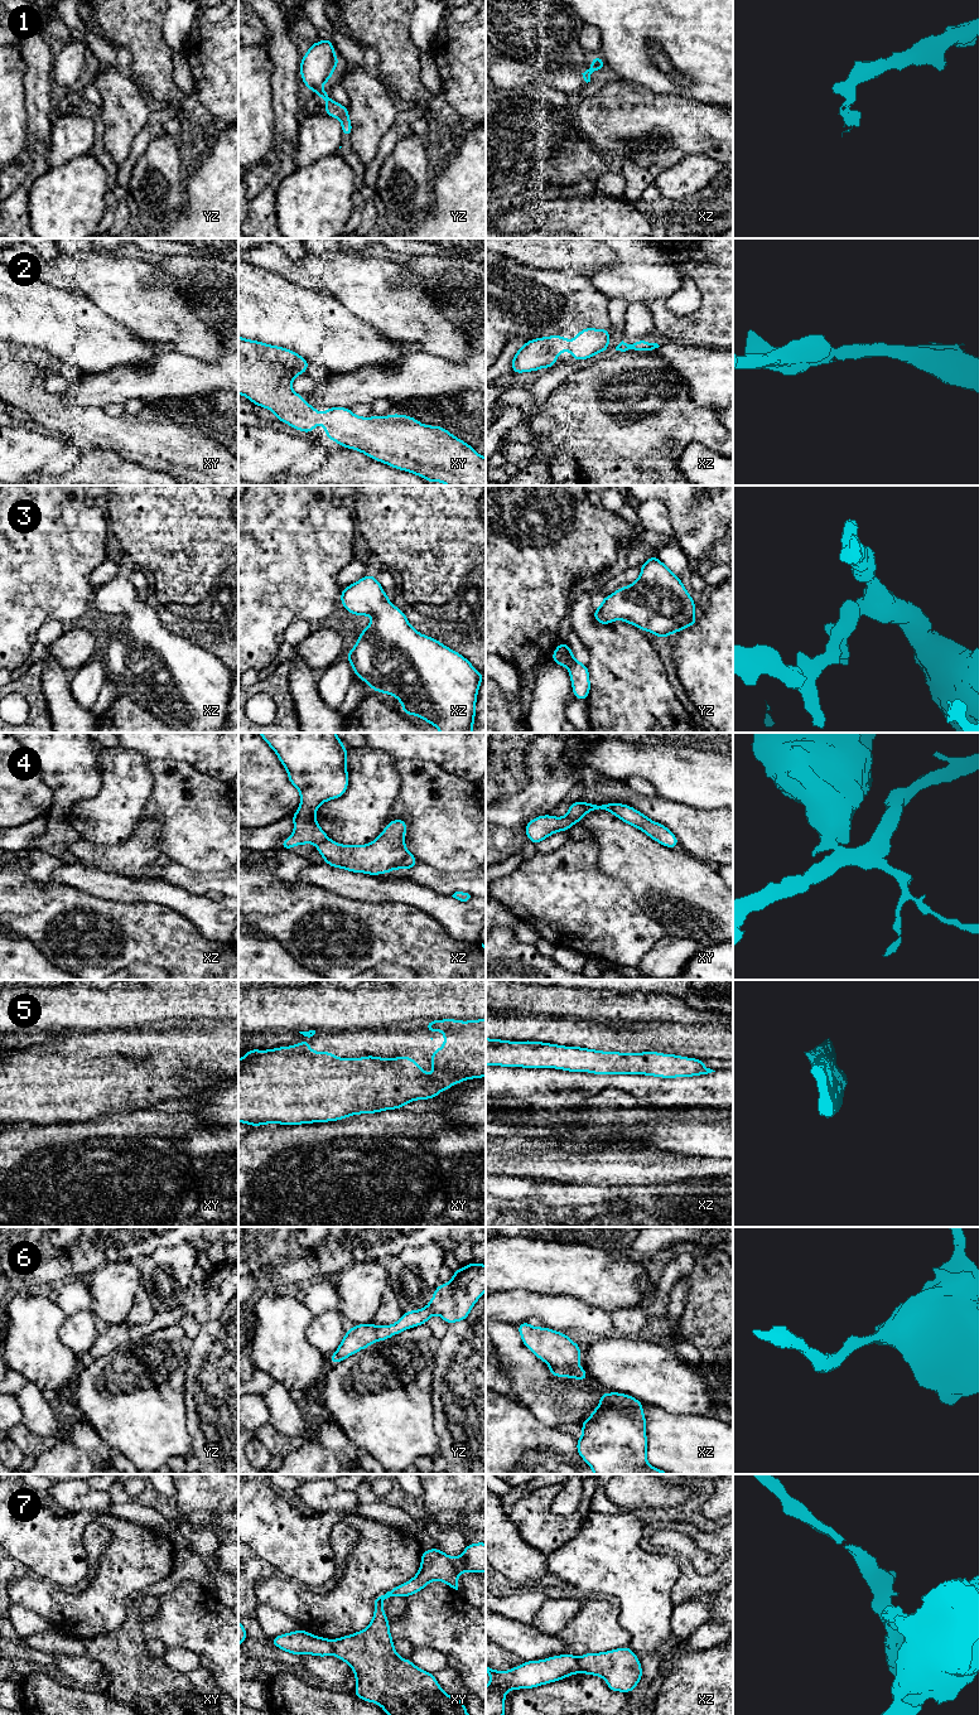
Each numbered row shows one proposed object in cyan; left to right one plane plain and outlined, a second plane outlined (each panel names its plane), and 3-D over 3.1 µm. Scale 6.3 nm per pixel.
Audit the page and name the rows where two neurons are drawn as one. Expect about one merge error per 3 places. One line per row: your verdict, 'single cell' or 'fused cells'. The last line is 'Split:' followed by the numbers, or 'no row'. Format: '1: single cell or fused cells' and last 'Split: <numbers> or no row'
1: fused cells
2: single cell
3: single cell
4: fused cells
5: single cell
6: single cell
7: fused cells
Split: 1, 4, 7

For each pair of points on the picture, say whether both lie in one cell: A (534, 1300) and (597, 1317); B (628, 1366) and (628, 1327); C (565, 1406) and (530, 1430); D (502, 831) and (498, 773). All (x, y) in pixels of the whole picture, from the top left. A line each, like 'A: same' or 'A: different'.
A: same
B: different
C: different
D: different

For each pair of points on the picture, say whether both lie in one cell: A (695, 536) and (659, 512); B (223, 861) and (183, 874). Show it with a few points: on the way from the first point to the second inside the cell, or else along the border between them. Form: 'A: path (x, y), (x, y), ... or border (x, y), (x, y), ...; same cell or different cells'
A: border (650, 498), (657, 498), (666, 508), (673, 536); different cells
B: border (170, 860), (199, 872), (225, 872); different cells

